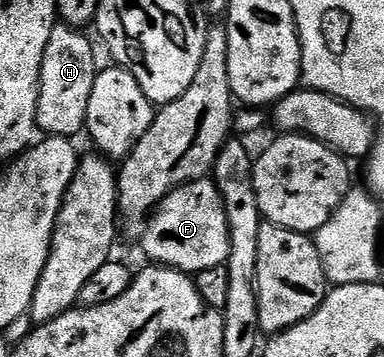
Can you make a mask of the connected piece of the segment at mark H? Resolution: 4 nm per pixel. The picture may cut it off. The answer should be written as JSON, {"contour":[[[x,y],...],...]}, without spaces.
{"contour":[[[65,24],[55,25],[52,36],[48,40],[48,48],[44,48],[44,60],[38,85],[38,103],[36,104],[36,124],[43,135],[51,138],[73,139],[74,134],[82,134],[86,129],[88,116],[88,96],[92,96],[92,84],[96,73],[94,66],[94,46],[85,38],[81,29]]]}

